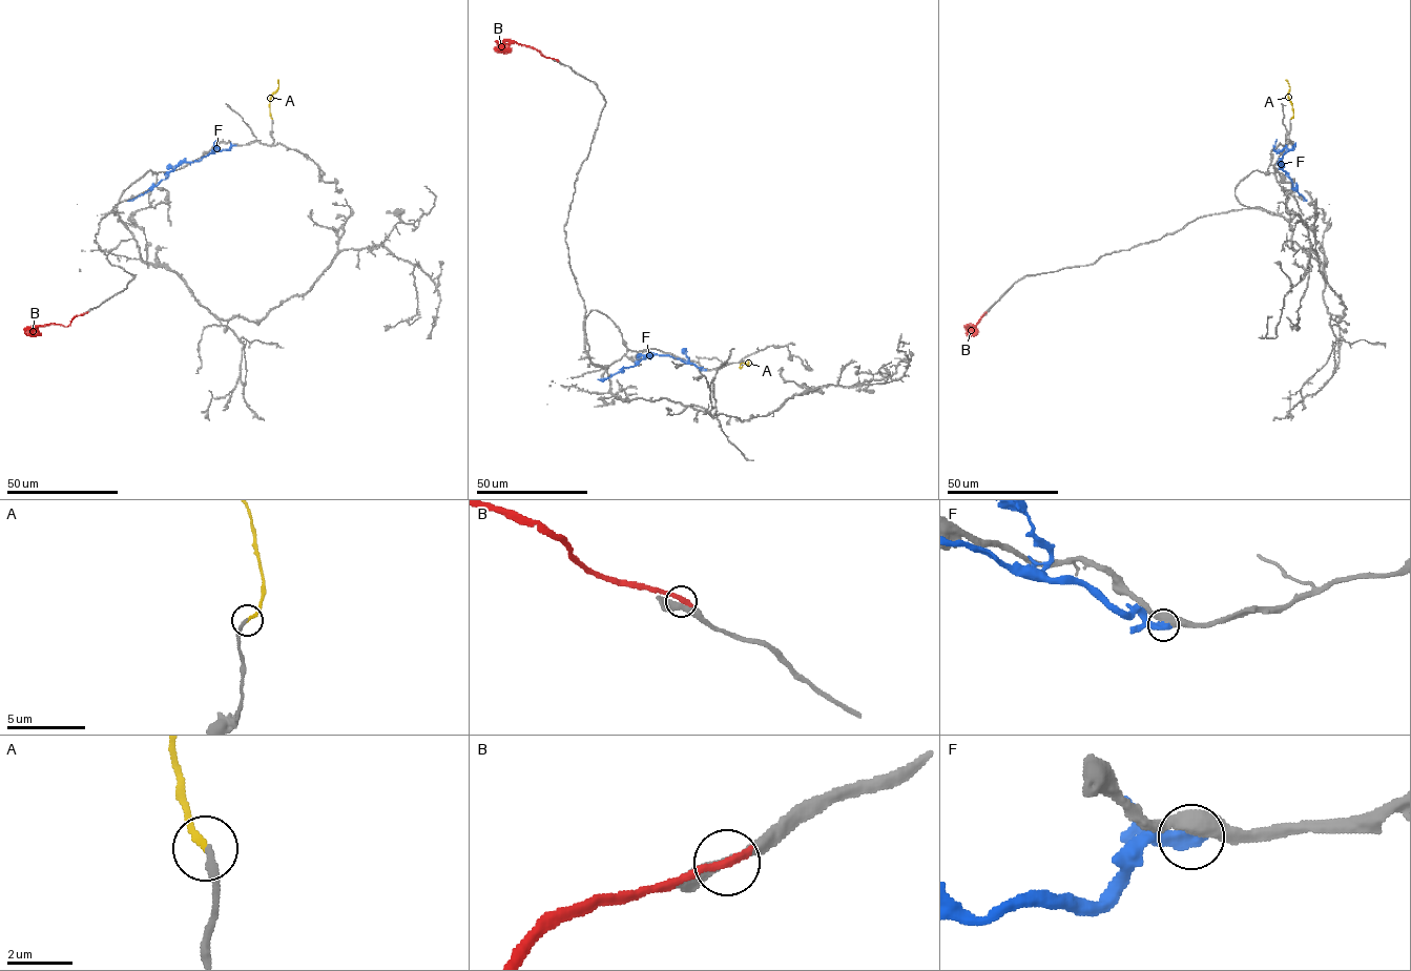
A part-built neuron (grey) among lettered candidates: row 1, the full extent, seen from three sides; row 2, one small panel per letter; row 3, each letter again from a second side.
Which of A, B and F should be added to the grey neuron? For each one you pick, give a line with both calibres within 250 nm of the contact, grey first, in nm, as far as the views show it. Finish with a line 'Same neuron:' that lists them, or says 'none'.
A: calibres 190 and 200 nm
B: calibres 300 and 360 nm
Same neuron: A, B

